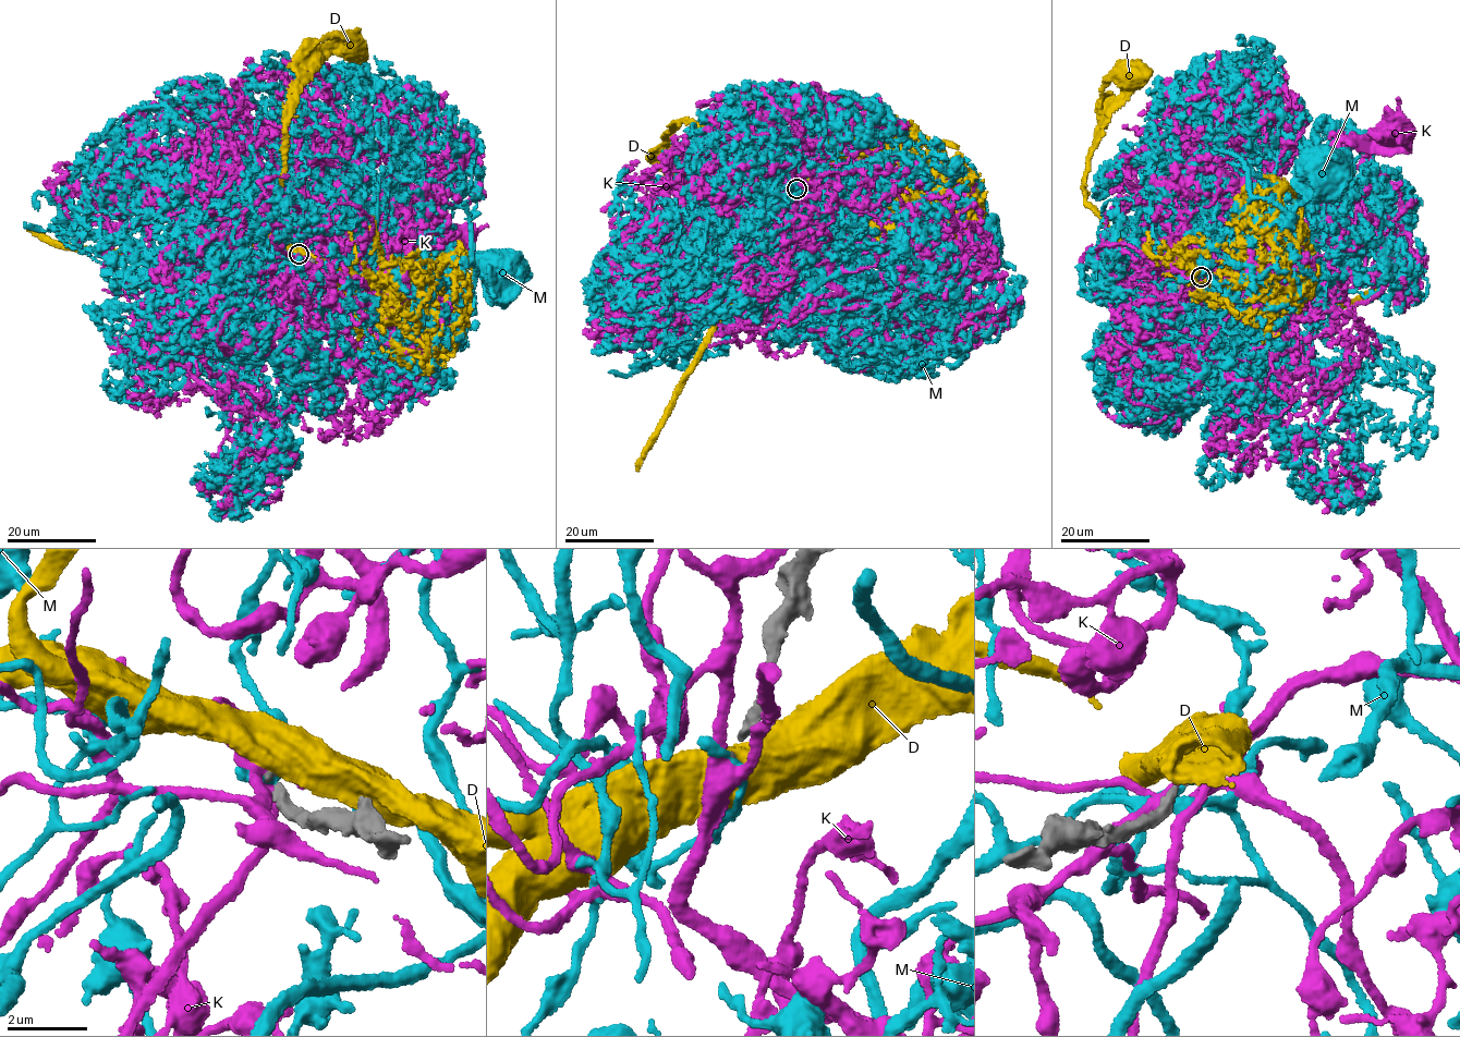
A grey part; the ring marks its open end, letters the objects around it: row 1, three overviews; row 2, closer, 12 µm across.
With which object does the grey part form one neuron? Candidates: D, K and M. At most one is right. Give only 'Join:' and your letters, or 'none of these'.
Join: none of these

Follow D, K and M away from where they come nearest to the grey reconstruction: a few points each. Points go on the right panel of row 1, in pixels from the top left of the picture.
D: (1201, 278), (1131, 247), (1085, 202), (1087, 159), (1110, 112), (1133, 88), (1124, 81), (1129, 73)
K: (1200, 278), (1230, 265), (1272, 292), (1282, 318), (1315, 312), (1333, 278), (1324, 195), (1341, 142), (1390, 134)
M: (1199, 279), (1205, 264), (1155, 230), (1207, 232), (1223, 268), (1281, 307), (1314, 289), (1302, 182), (1325, 168)

